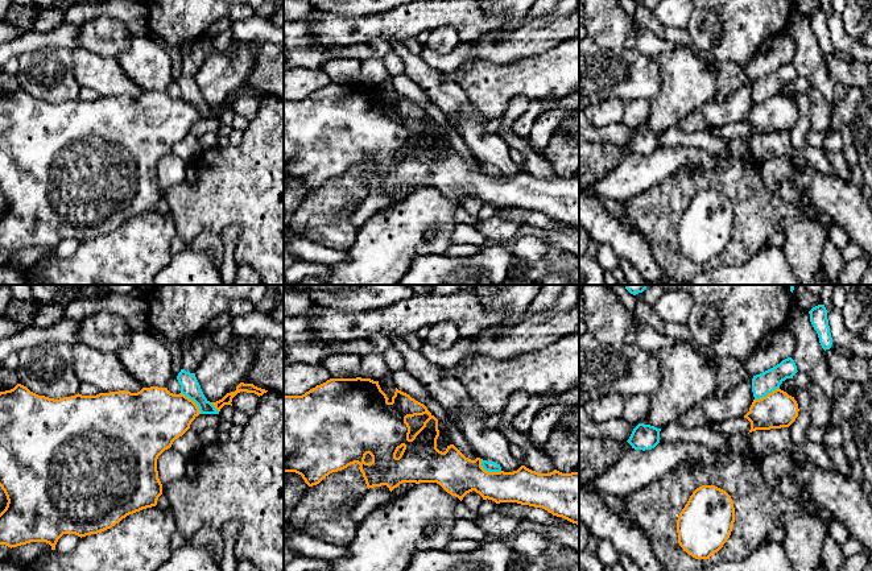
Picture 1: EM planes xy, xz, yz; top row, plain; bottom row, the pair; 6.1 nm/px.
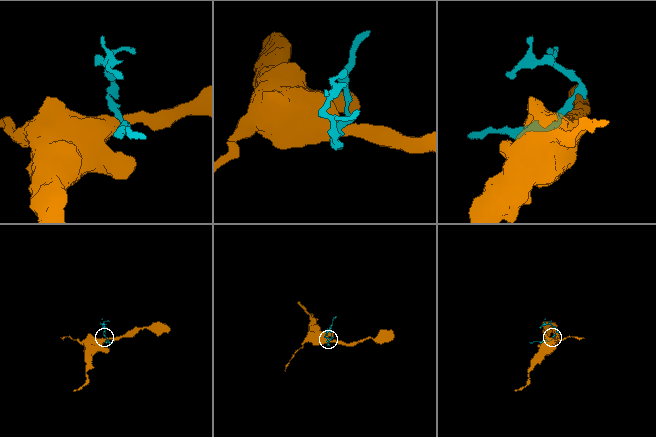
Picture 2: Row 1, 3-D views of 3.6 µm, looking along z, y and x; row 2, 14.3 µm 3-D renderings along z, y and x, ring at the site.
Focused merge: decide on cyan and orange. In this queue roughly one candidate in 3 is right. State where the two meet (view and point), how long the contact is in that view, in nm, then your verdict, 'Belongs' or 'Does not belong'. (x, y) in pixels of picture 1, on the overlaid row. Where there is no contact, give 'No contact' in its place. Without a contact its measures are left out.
Touches cyan at xz (488, 471). Shared border 150 nm. Does not belong

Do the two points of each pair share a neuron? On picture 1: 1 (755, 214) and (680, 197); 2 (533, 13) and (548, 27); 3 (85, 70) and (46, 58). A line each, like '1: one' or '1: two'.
1: one
2: two
3: two

